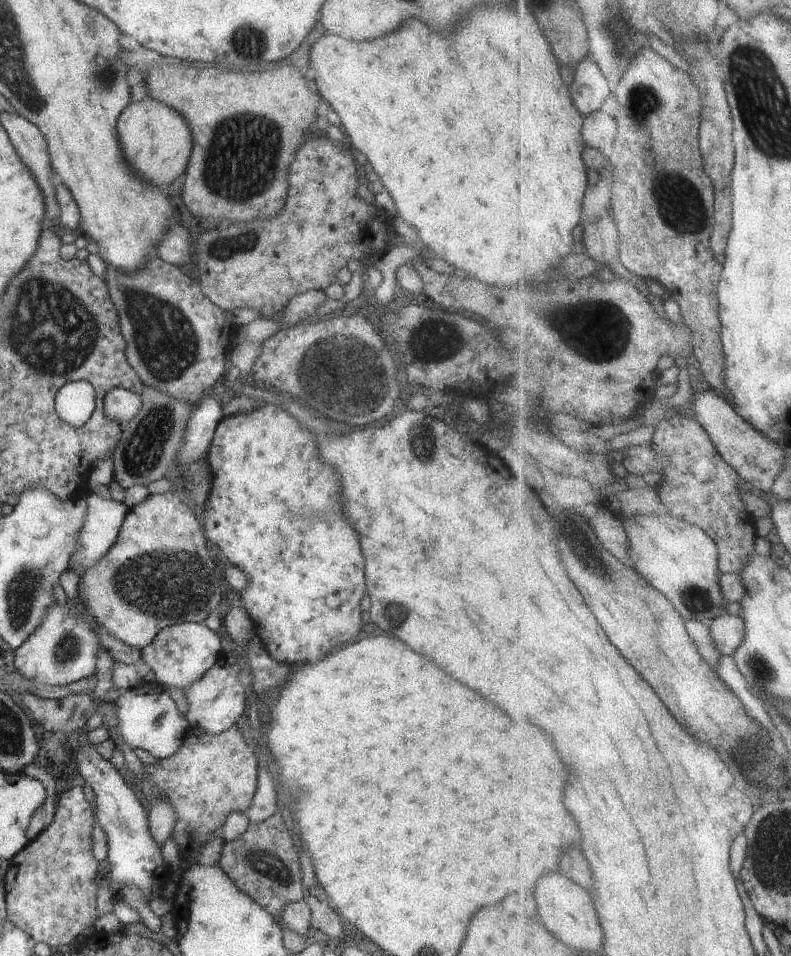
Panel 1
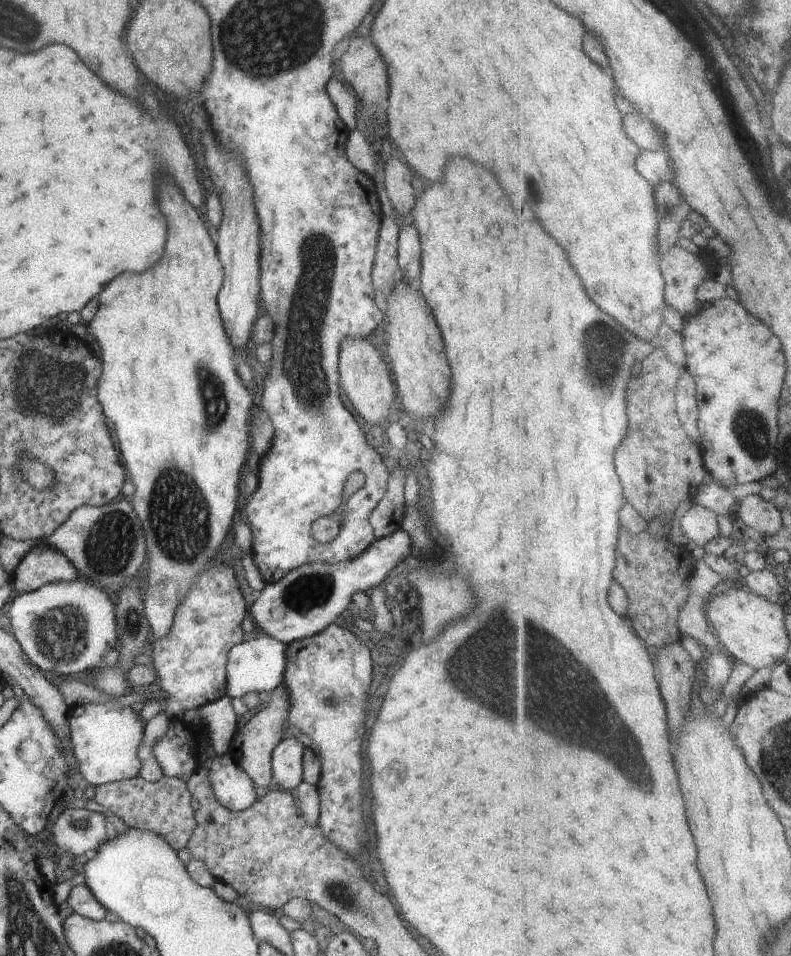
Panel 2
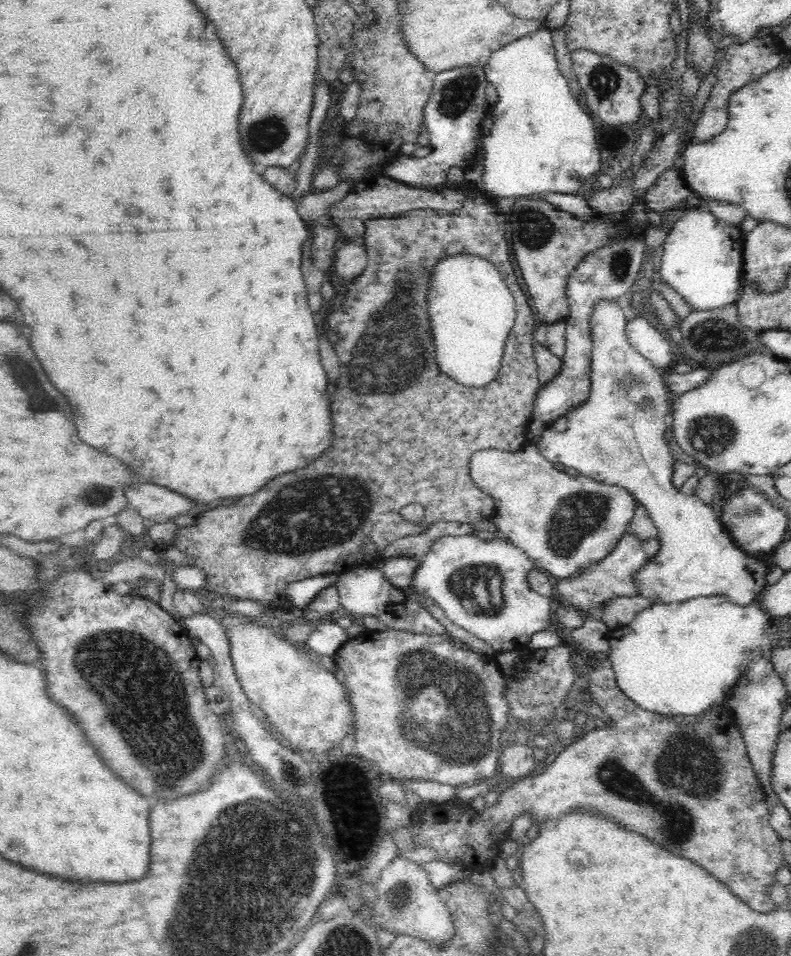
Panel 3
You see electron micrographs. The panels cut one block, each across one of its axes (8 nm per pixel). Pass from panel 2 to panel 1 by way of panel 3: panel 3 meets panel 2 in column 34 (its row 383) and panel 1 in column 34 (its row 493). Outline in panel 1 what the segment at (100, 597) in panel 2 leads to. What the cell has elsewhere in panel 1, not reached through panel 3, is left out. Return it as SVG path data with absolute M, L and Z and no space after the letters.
M78 599L74 602L67 601L64 606L55 600L46 610L42 624L34 630L34 634L13 652L11 667L37 688L62 687L82 678L90 678L97 670L96 654L103 647L98 634L94 632L94 623L95 620L86 614L84 604L78 602Z

